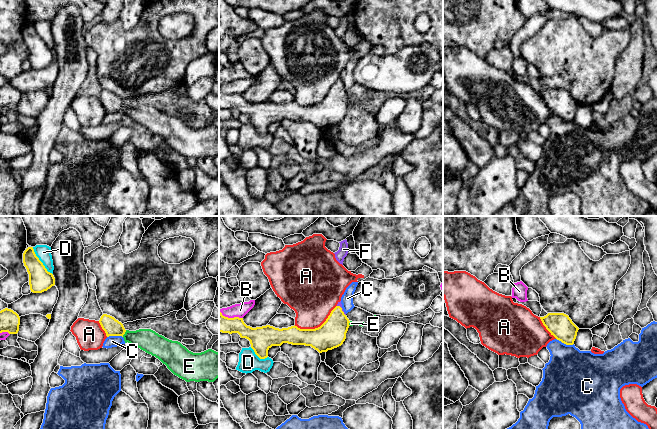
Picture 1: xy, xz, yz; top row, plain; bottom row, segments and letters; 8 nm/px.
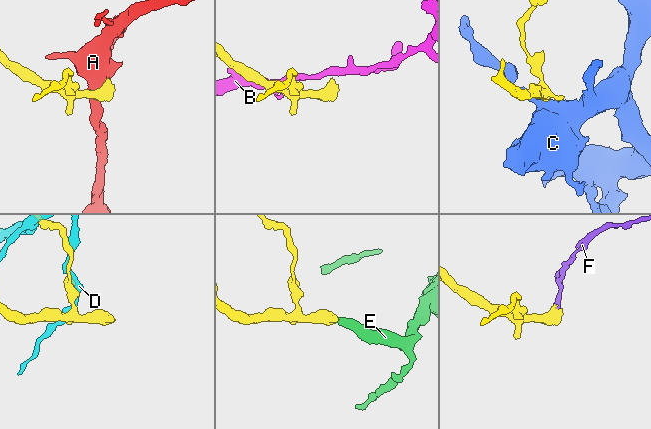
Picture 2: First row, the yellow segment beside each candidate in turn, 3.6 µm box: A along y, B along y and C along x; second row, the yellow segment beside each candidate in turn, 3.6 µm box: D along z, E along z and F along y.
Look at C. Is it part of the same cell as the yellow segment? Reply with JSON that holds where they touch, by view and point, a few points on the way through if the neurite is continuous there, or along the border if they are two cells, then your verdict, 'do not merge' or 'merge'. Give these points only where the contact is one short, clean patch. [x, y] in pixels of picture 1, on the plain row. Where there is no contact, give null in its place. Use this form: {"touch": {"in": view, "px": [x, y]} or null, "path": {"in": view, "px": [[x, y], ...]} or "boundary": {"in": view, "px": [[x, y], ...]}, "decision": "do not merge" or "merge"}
{"touch": {"in": "yz", "px": [565, 119]}, "boundary": {"in": "yz", "px": [[556, 114], [566, 120], [573, 120]]}, "decision": "do not merge"}

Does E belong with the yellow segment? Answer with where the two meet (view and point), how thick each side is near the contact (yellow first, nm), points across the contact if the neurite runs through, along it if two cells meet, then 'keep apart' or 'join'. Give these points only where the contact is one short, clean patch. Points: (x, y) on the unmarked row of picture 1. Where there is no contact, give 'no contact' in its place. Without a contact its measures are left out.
xy (124, 109) | 140/180 nm | across xy (112, 103), (124, 109), (131, 113), (147, 116) | join

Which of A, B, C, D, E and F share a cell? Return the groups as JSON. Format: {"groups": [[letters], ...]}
{"groups": [["A"], ["B"], ["C"], ["D"], ["E", "F"]]}

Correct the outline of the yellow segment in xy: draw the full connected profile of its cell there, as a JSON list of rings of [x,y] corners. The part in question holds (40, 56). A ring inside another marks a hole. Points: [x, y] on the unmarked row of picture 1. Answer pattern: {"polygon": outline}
{"polygon": [[[28,23],[23,29],[23,39],[29,50],[30,66],[42,69],[55,61],[55,54],[48,48],[43,39],[36,32],[33,23]]]}

